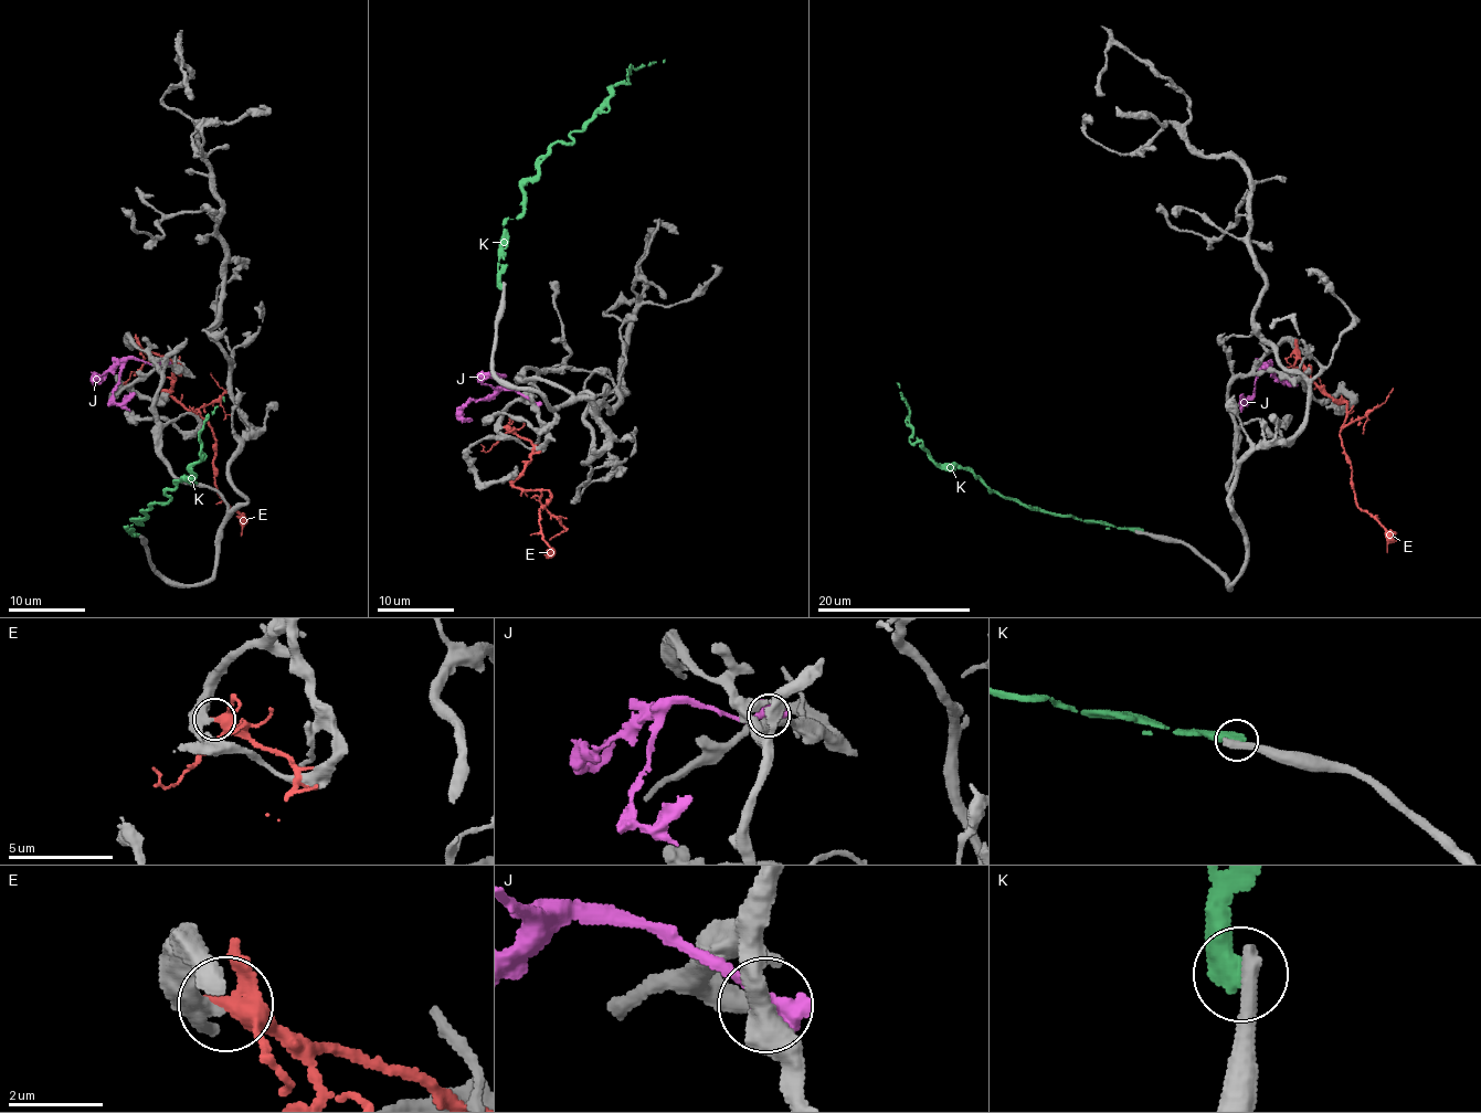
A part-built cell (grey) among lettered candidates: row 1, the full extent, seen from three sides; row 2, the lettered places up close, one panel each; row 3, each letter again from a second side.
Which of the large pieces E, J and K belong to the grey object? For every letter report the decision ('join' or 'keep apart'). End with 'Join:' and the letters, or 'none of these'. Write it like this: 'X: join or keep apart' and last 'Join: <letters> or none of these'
E: keep apart
J: keep apart
K: keep apart
Join: none of these

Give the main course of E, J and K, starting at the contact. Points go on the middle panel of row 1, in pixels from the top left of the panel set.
E: (504, 426), (532, 445), (515, 487), (549, 491), (539, 510), (546, 550)
J: (533, 403), (515, 391), (482, 383), (493, 375), (506, 378)
K: (501, 286), (504, 224), (522, 211), (522, 188), (542, 157), (571, 142), (626, 70), (665, 59)

